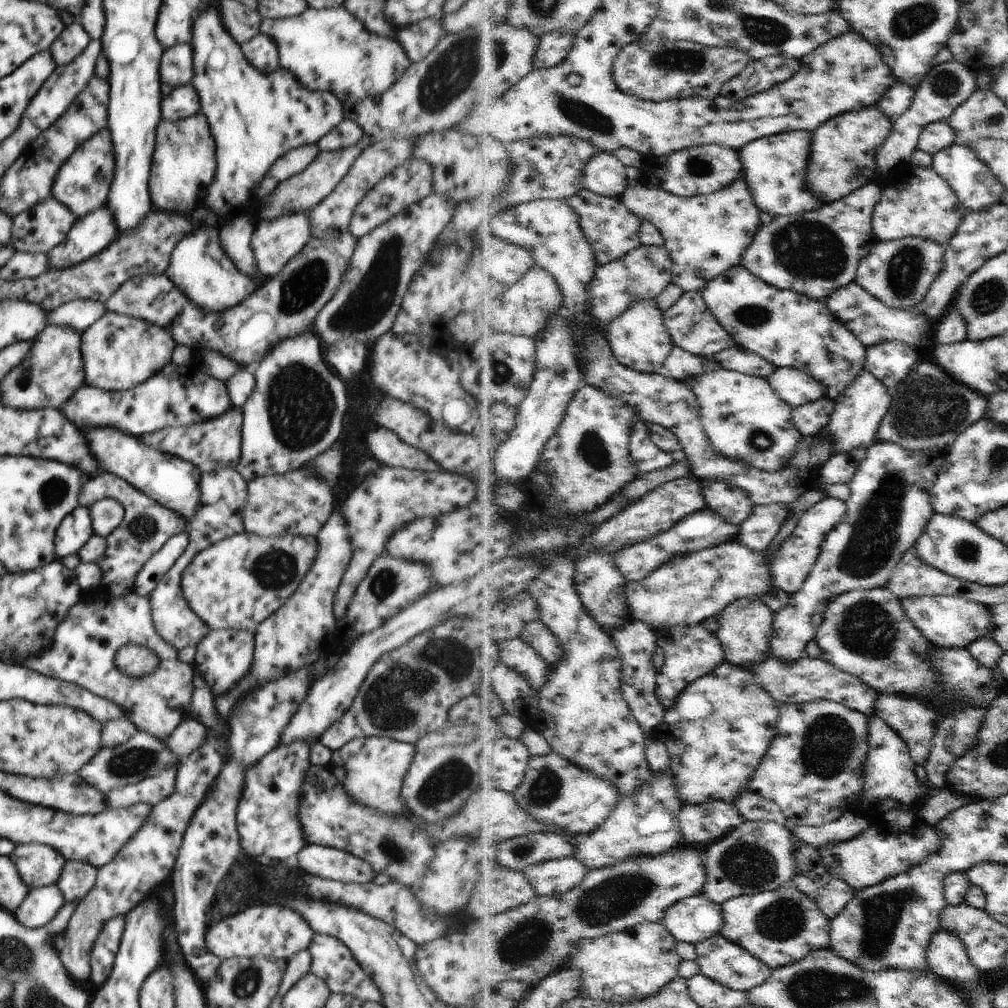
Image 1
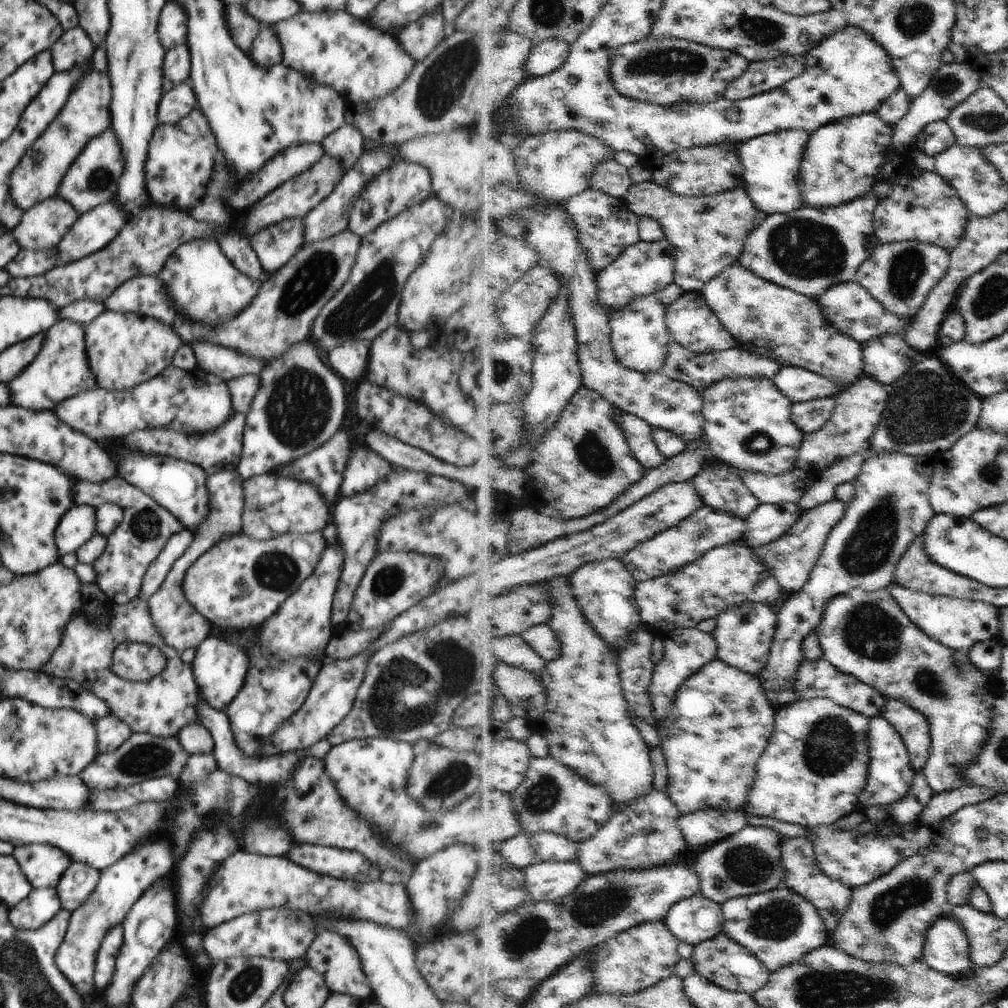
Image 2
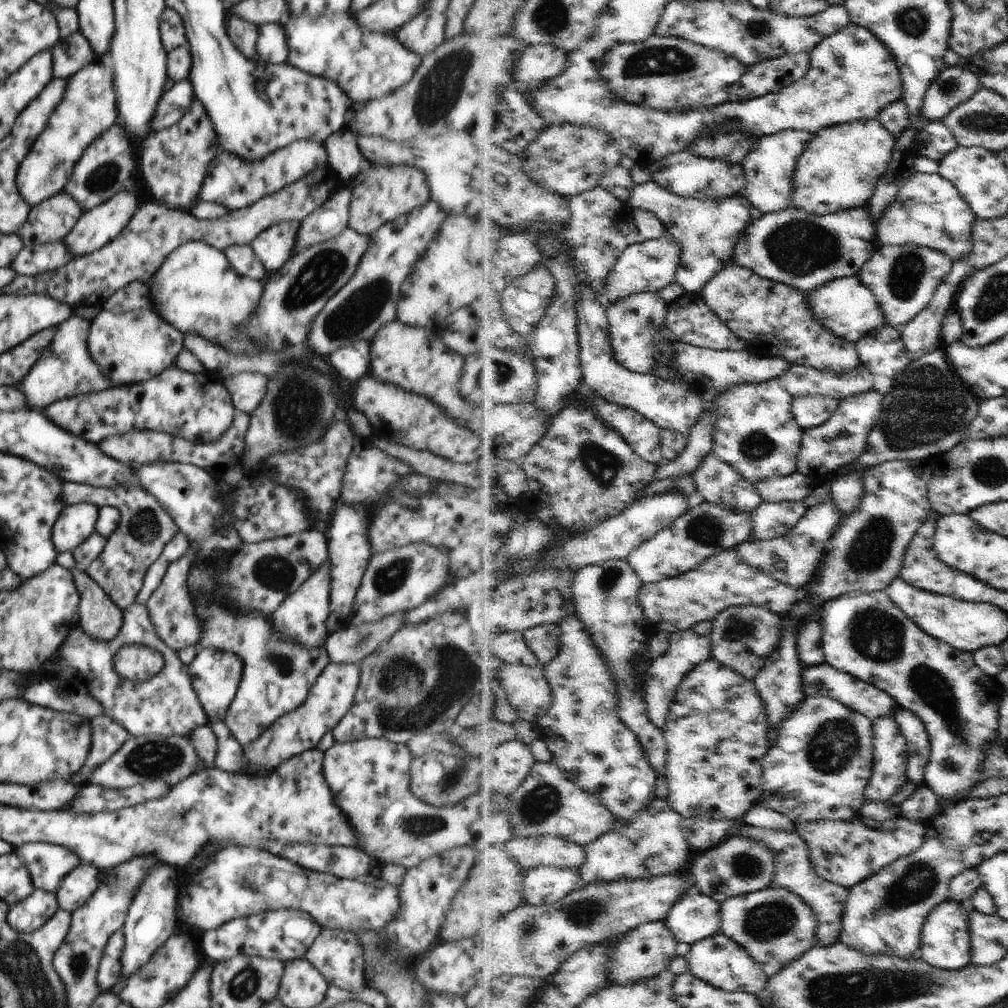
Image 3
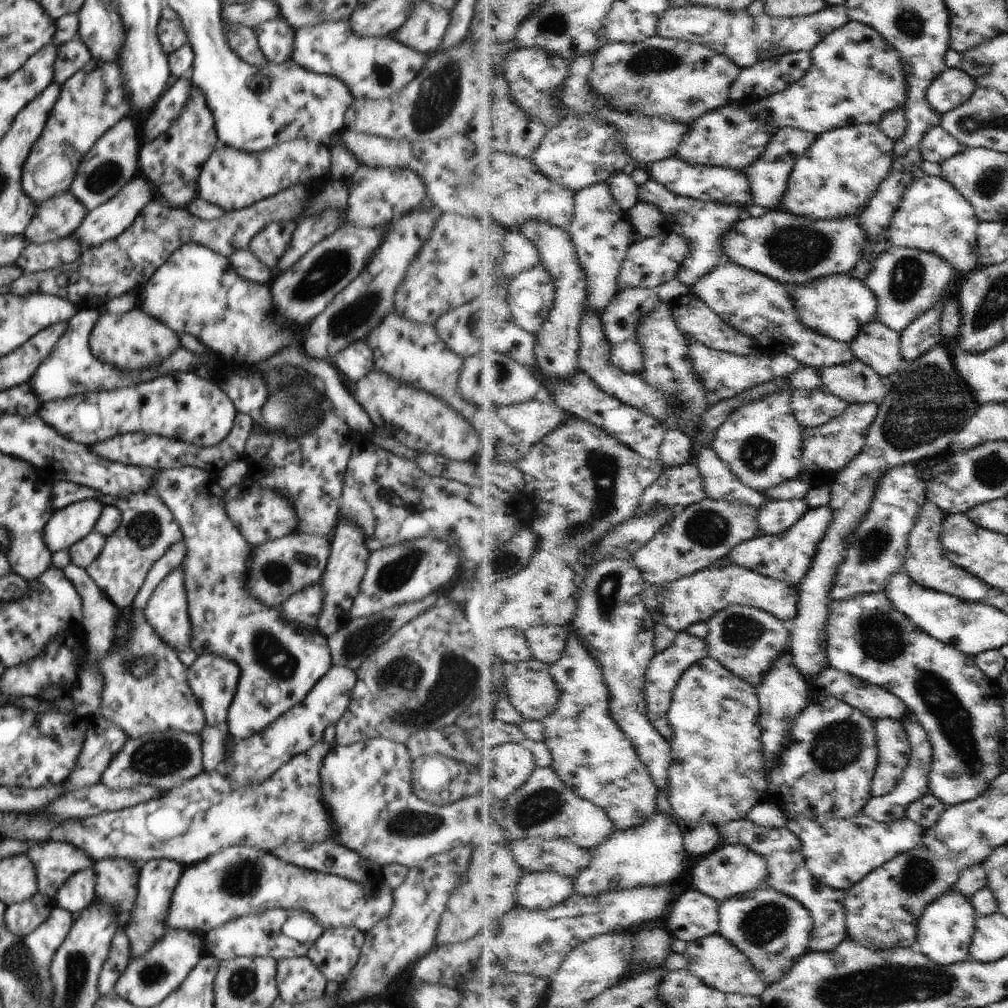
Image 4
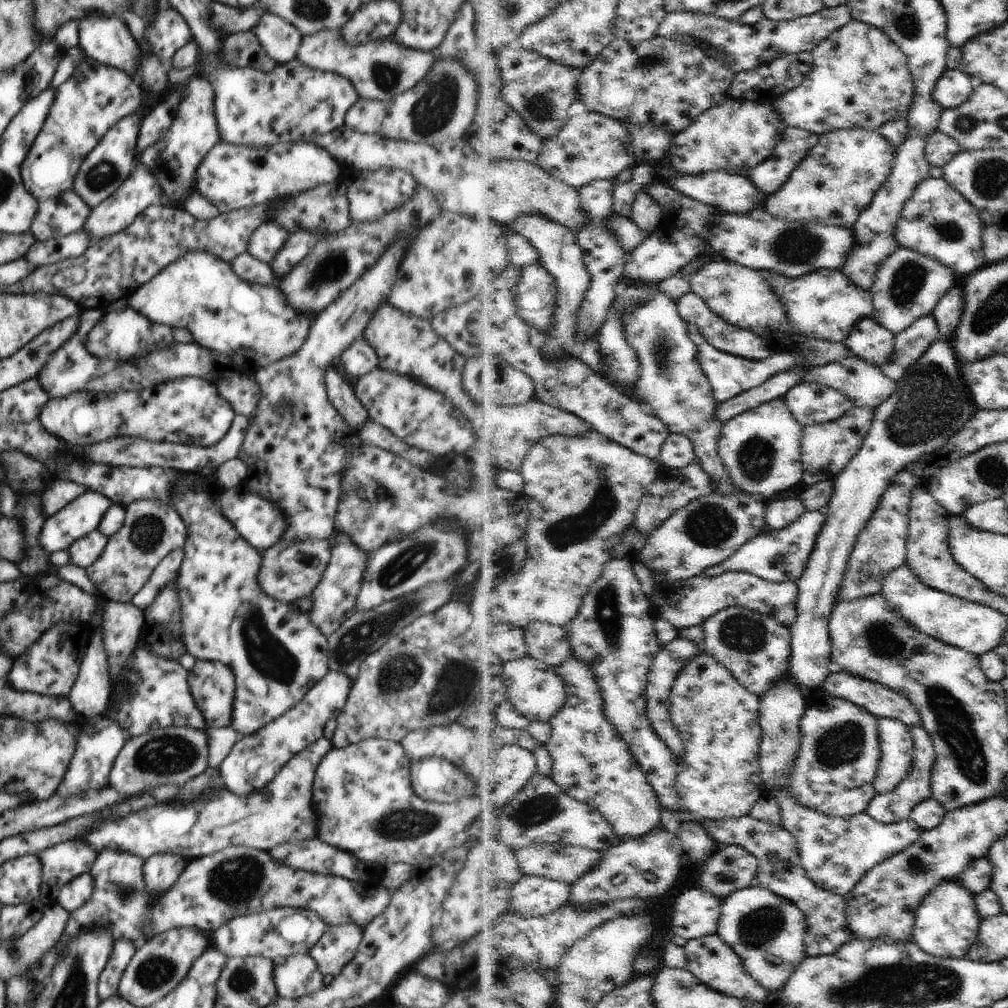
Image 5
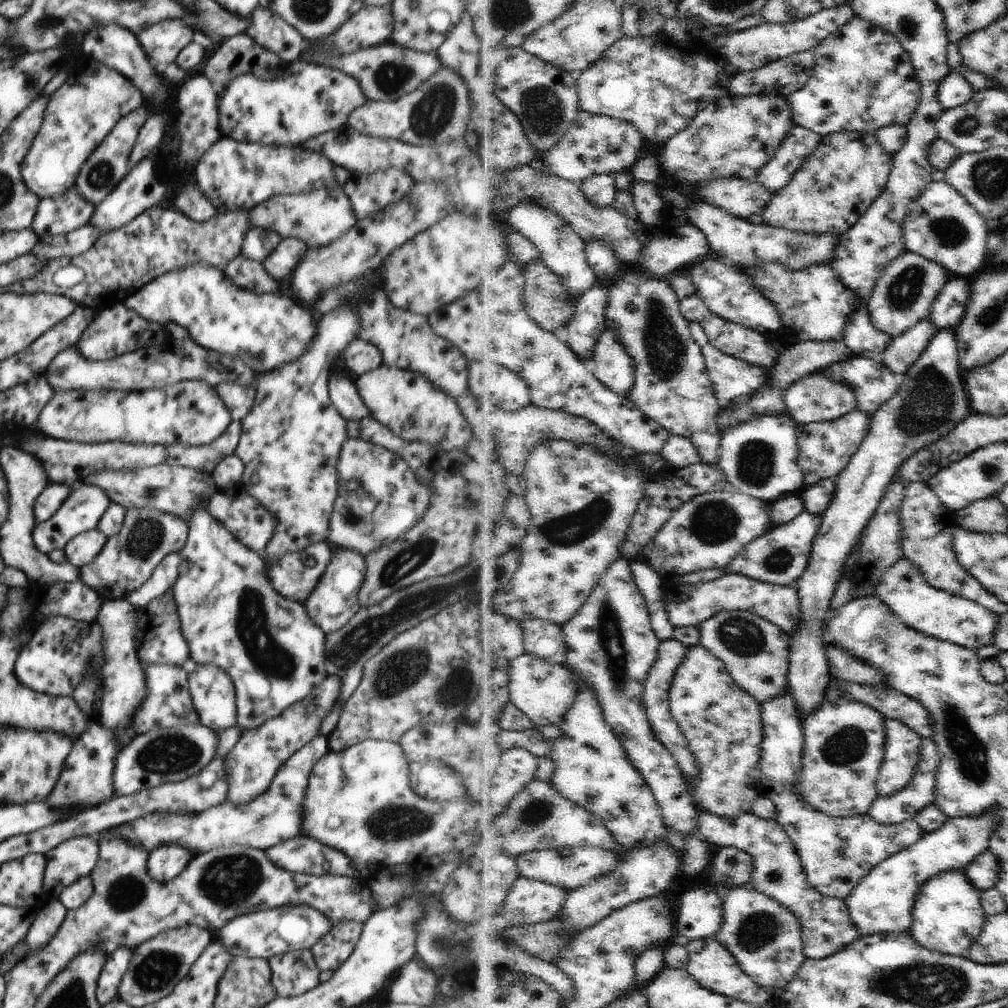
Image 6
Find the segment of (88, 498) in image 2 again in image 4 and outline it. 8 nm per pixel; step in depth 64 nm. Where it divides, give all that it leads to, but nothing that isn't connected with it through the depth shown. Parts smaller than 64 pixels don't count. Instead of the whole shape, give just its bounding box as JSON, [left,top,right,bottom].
[52,481,184,610]

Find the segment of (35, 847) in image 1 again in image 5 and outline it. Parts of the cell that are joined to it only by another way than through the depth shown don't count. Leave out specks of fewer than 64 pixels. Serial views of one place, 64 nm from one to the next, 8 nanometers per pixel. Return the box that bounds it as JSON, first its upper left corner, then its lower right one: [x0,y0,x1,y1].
[36,839,96,901]

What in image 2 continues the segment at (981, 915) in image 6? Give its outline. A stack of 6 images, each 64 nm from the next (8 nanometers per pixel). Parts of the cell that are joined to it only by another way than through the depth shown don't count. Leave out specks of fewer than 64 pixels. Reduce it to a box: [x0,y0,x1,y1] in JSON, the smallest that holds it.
[924,911,974,977]

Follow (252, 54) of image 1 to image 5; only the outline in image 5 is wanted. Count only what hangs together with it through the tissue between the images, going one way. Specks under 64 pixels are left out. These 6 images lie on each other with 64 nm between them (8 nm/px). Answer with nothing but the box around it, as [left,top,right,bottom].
[251,13,301,65]

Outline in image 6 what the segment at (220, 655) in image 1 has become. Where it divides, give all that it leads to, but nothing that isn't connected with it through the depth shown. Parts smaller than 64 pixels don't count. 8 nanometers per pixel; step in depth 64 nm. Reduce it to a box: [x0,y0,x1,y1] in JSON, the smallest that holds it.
[187,665,237,732]

